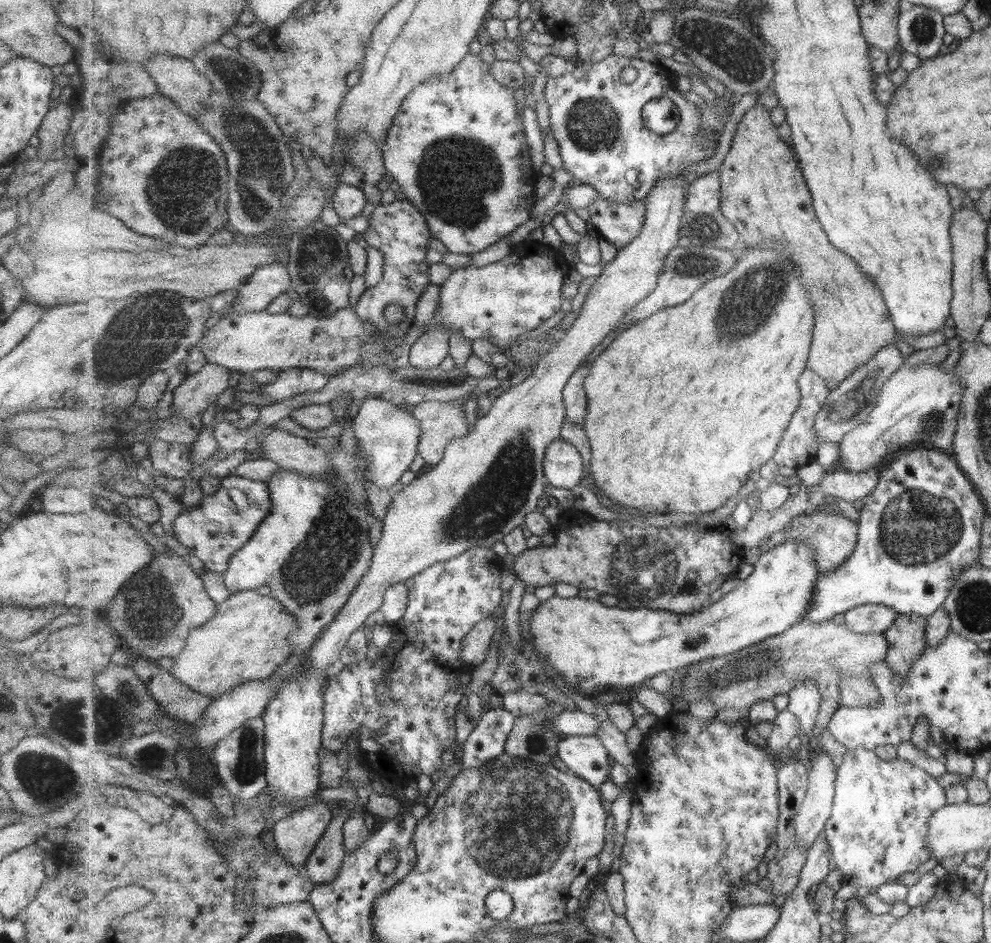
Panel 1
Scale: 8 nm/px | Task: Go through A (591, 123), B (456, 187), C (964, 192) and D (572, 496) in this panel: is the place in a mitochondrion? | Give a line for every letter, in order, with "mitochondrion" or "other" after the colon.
A: mitochondrion
B: mitochondrion
C: other
D: other

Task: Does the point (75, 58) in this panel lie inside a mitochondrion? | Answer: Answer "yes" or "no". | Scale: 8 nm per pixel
no

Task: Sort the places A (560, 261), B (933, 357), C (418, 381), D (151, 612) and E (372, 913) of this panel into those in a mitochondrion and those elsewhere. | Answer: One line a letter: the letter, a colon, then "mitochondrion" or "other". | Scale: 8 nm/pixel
A: other
B: other
C: mitochondrion
D: mitochondrion
E: other

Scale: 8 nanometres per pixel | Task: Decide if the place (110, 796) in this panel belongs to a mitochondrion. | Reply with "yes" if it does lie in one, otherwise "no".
no

